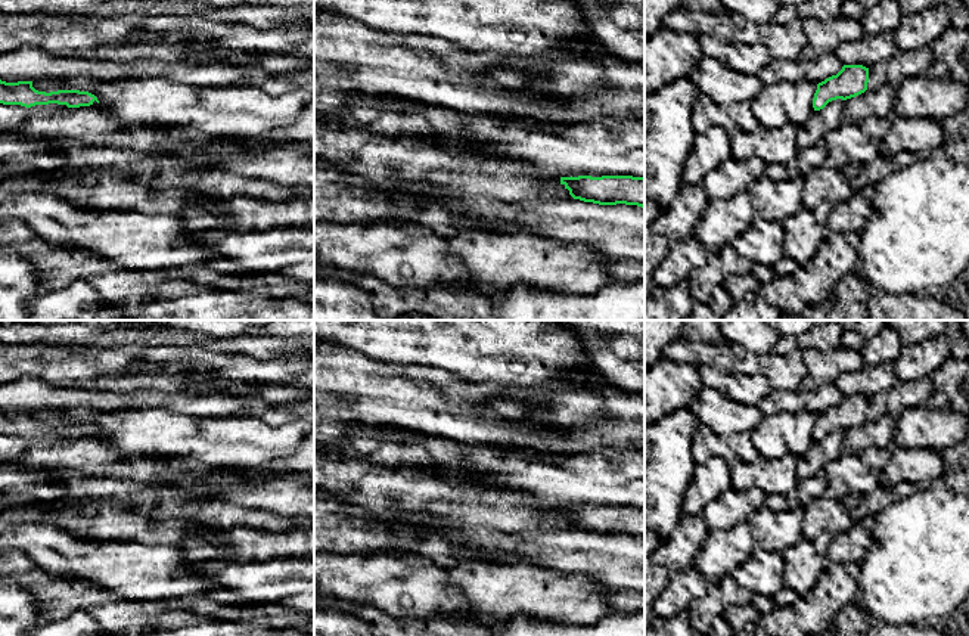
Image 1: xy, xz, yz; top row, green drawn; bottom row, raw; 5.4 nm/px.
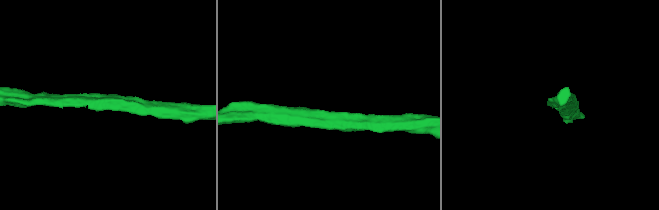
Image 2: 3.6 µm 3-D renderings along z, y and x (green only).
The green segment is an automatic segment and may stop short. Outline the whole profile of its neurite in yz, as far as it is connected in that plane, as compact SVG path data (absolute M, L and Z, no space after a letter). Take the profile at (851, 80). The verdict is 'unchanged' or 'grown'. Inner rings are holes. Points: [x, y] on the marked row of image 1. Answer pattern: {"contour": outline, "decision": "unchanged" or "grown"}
{"contour": "M844 65L842 69L817 84L813 99L814 111L823 109L836 99L851 99L867 90L869 68L863 65Z", "decision": "unchanged"}

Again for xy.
{"contour": "M0 80L0 103L21 105L31 108L35 105L66 105L68 108L90 106L97 97L88 91L80 90L58 90L58 91L38 91L32 87L32 81L6 83Z", "decision": "unchanged"}

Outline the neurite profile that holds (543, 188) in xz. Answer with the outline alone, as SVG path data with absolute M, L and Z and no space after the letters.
M314 121L314 162L345 170L378 184L394 182L431 183L463 198L485 198L504 204L521 204L535 198L569 199L560 177L543 177L522 164L494 162L482 158L453 158L425 145L420 139L378 136L367 130L335 128Z

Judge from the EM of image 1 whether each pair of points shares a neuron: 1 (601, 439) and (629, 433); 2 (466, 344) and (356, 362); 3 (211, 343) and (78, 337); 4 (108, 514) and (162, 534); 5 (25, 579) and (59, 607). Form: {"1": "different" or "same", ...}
{"1": "same", "2": "different", "3": "same", "4": "same", "5": "same"}

